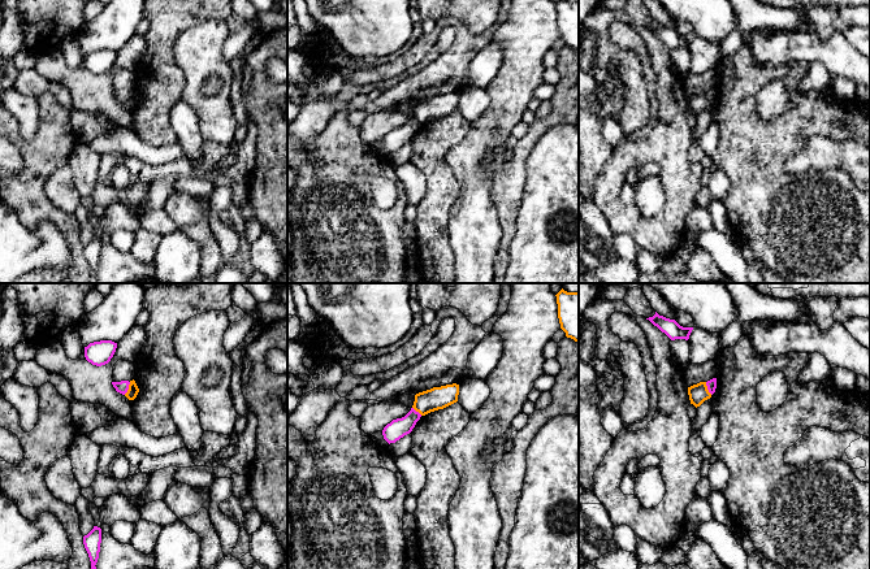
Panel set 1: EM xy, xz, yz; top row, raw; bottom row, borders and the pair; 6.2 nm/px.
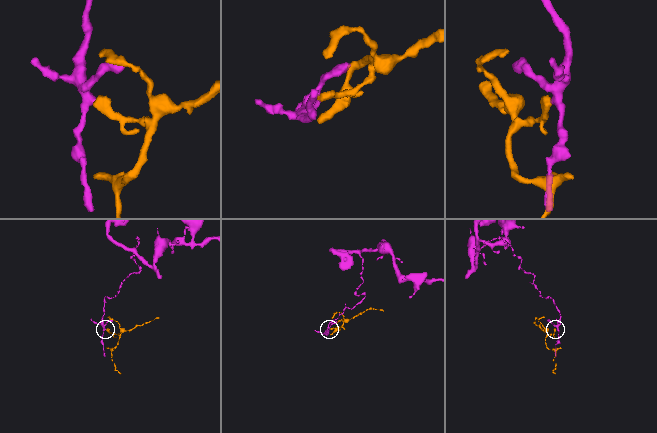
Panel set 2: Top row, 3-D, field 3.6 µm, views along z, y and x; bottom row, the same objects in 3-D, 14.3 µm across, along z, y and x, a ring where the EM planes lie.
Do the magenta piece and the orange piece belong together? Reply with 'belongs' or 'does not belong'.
does not belong

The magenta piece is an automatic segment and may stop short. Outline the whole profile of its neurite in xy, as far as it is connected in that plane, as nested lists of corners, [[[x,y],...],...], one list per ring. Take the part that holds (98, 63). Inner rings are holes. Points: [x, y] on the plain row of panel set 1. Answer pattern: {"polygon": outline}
{"polygon": [[[112,49],[94,51],[85,56],[85,66],[92,74],[101,75],[111,70],[116,57],[117,52]]]}

